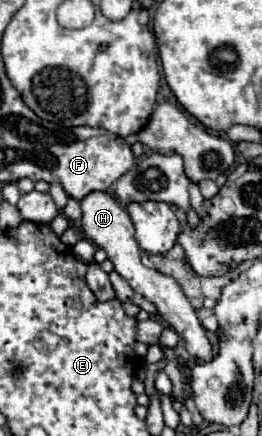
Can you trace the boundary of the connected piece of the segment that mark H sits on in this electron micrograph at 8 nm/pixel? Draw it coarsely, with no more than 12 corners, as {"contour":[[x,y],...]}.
{"contour":[[114,193],[80,201],[86,239],[158,307],[188,353],[212,345],[172,277],[142,265],[132,219]]}

